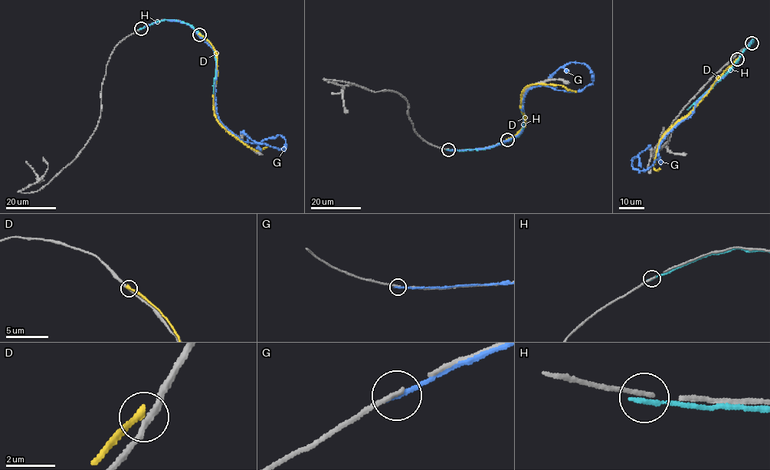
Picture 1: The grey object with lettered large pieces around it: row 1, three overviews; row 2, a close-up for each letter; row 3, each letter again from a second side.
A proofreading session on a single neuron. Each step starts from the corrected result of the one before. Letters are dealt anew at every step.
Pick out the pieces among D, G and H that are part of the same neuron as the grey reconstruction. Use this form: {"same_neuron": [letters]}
{"same_neuron": []}

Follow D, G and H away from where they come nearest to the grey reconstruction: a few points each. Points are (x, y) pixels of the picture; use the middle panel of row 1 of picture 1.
D: (507, 139), (525, 124), (521, 94), (528, 85), (563, 85), (575, 92)
G: (448, 149), (513, 138), (523, 98), (536, 86), (570, 92), (592, 83), (584, 63), (548, 77)
H: (448, 149), (483, 149), (514, 138), (522, 128), (521, 103)

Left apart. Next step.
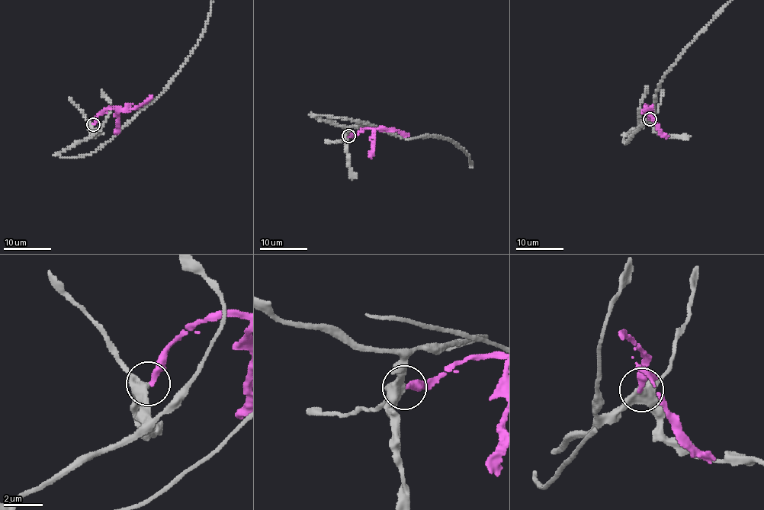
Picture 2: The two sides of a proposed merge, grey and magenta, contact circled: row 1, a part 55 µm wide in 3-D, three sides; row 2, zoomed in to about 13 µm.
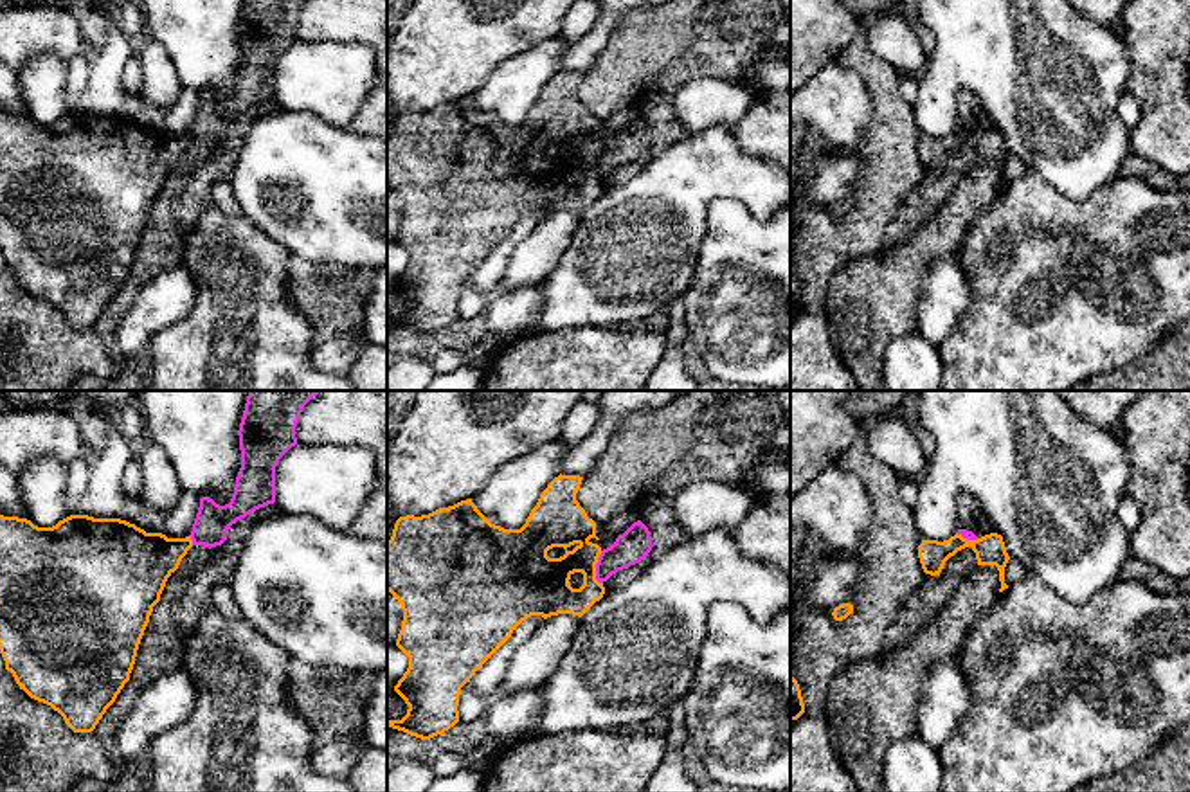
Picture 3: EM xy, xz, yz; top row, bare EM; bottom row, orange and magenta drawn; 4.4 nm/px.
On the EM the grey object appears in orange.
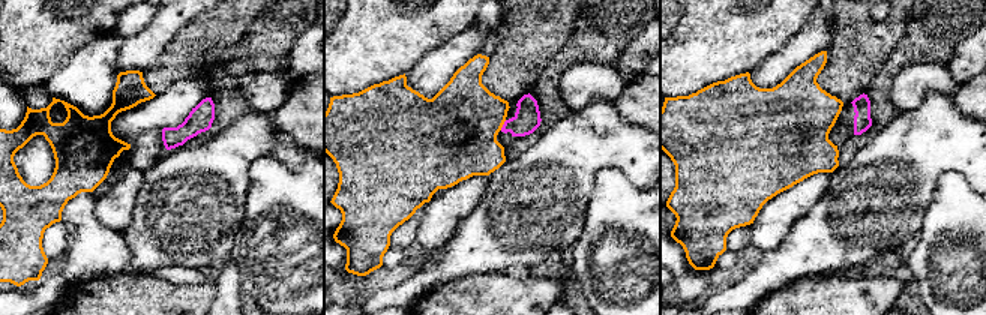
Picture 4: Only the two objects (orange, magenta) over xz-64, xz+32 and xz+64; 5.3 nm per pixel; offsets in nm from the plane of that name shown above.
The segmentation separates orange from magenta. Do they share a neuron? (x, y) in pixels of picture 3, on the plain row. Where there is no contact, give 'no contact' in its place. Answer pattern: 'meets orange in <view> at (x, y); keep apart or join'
meets orange in xz at (594, 164); keep apart

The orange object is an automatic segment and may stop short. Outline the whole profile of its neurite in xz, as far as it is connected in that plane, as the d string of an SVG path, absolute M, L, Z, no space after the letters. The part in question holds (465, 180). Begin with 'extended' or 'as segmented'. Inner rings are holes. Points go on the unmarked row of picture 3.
as segmented | M558 72L542 88L520 126L504 126L491 121L472 99L461 97L439 104L428 112L400 113L387 139L387 187L403 207L401 227L396 243L409 254L409 265L394 283L394 288L409 302L401 317L387 317L387 322L410 333L430 337L459 319L461 284L477 266L511 234L513 227L531 212L544 216L558 211L581 214L605 191L596 176L596 160L601 144L592 140L596 119L587 113L576 97L581 81L580 72Z

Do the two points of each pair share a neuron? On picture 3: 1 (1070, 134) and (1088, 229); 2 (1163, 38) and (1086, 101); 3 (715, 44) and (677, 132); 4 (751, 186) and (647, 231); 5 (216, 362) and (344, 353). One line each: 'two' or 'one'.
1: two
2: two
3: one
4: one
5: two

